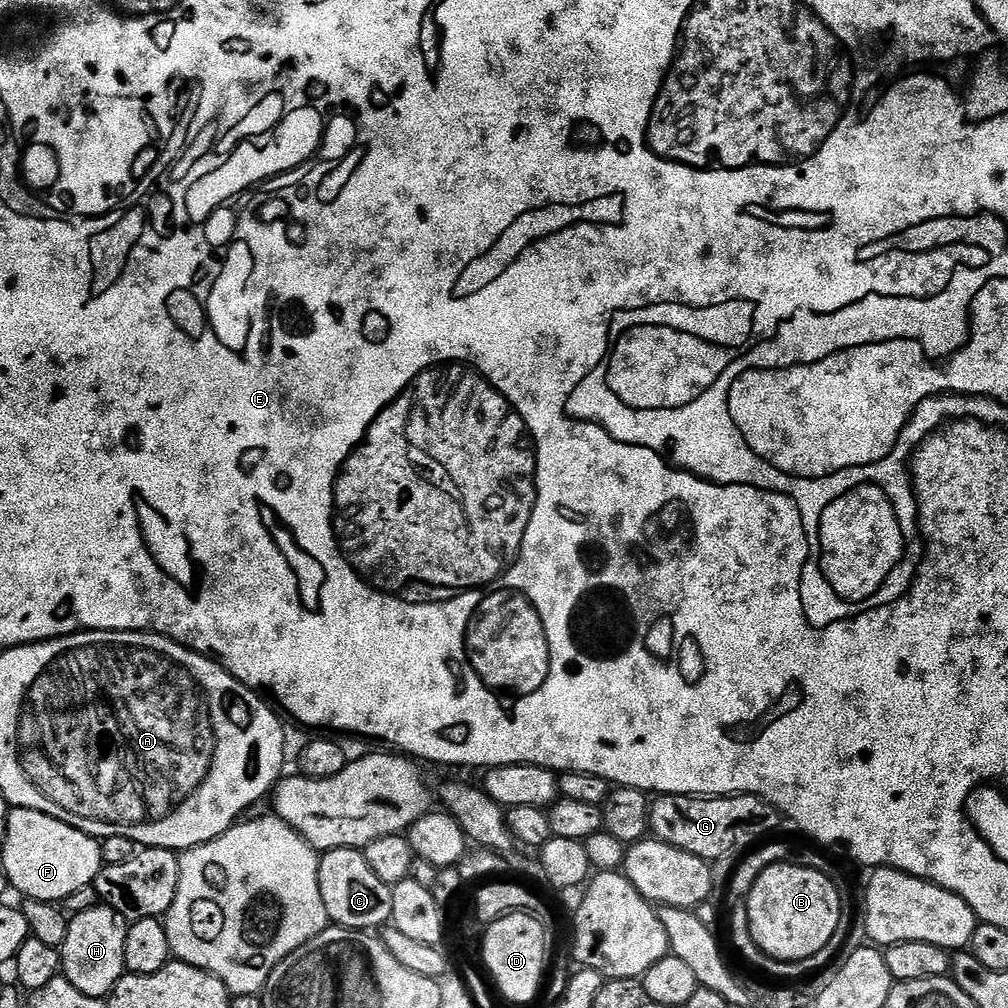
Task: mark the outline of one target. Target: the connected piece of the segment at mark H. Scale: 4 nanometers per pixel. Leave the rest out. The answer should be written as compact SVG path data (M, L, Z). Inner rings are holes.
M103 902L90 910L75 913L68 921L66 942L59 948L62 975L82 994L107 998L113 986L126 974L124 947L127 933L124 917Z

